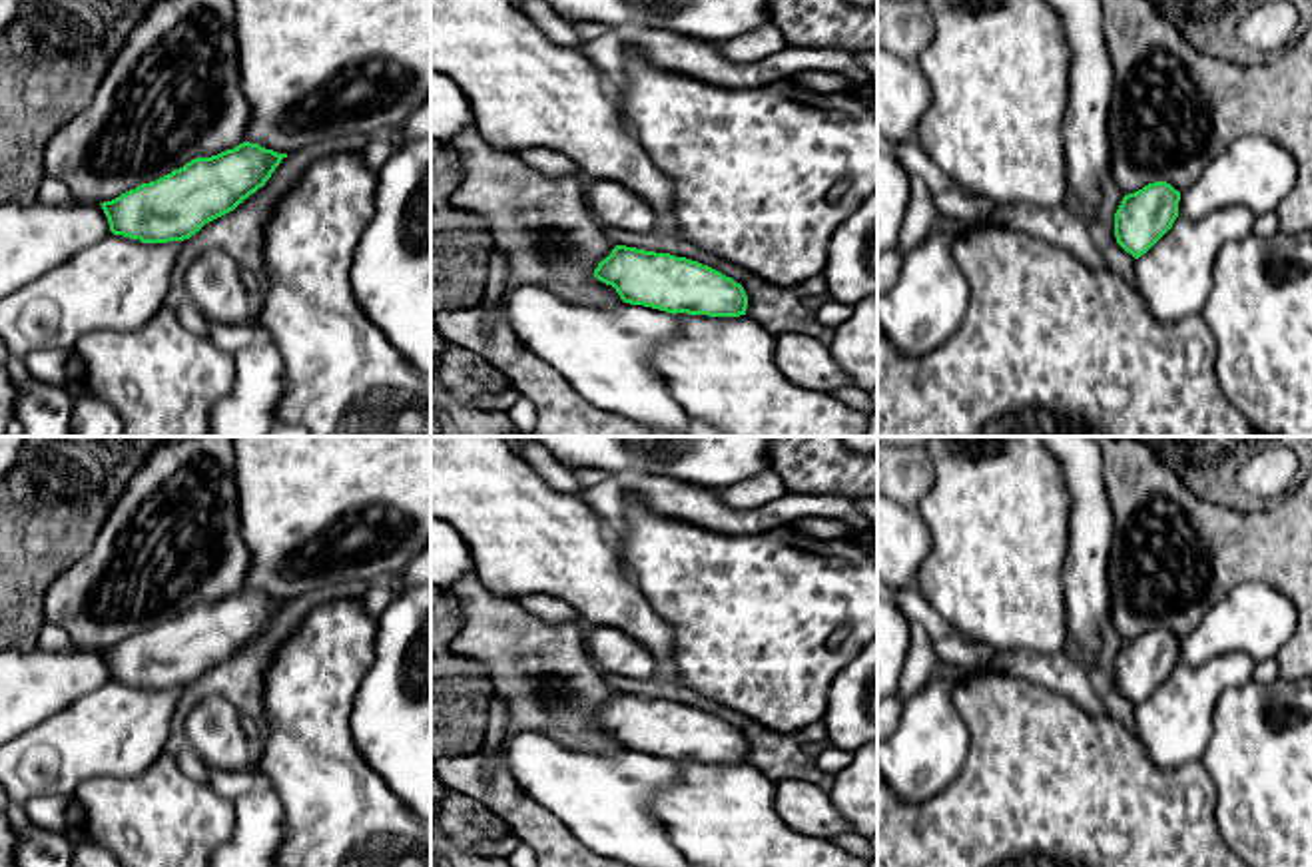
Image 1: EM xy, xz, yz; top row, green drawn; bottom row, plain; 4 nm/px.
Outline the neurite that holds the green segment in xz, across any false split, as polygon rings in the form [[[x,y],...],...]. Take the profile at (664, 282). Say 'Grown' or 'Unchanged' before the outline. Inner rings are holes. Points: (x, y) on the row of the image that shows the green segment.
Grown. [[[616,245],[598,263],[594,277],[612,285],[624,303],[660,309],[678,319],[678,335],[652,353],[650,365],[690,417],[708,421],[726,436],[865,436],[869,415],[829,393],[792,385],[780,373],[774,361],[776,335],[746,313],[748,295],[732,277],[686,257],[626,245]]]

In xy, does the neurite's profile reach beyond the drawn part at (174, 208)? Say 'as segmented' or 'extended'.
extended

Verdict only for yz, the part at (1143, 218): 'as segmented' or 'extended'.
extended

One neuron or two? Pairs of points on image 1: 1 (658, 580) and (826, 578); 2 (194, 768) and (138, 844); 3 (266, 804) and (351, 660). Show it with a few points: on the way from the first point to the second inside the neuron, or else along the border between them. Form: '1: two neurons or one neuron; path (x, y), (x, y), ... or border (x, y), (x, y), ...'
1: one neuron; path (700, 582), (784, 588)
2: two neurons; border (174, 756), (192, 778), (208, 782)
3: two neurons; border (260, 782), (276, 794), (282, 806), (286, 838)

